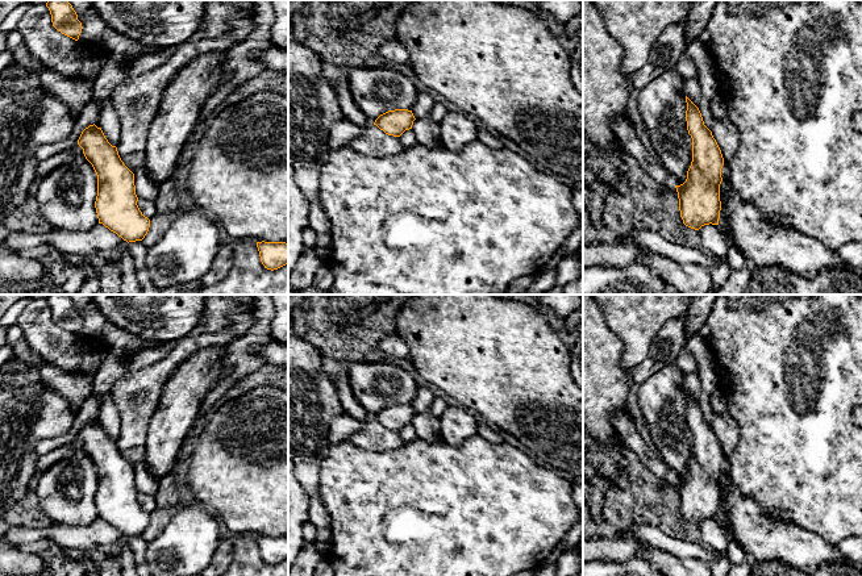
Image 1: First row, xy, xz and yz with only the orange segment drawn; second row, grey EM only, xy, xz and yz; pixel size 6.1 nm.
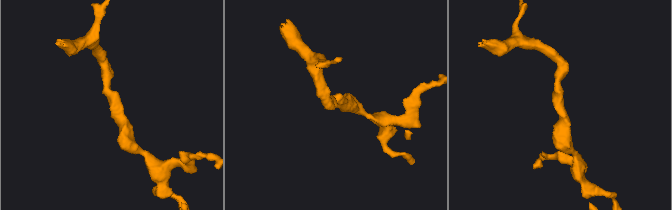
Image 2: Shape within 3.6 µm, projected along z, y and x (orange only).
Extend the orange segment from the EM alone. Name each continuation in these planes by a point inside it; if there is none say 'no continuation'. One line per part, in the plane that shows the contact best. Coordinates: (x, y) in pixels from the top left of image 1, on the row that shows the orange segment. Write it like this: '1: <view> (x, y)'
no continuation

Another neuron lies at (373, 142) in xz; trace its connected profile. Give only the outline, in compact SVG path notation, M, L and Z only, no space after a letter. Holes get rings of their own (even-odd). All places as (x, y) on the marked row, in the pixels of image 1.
M368 124L366 130L349 141L345 147L366 156L392 156L407 150L399 137L386 134L374 124Z

